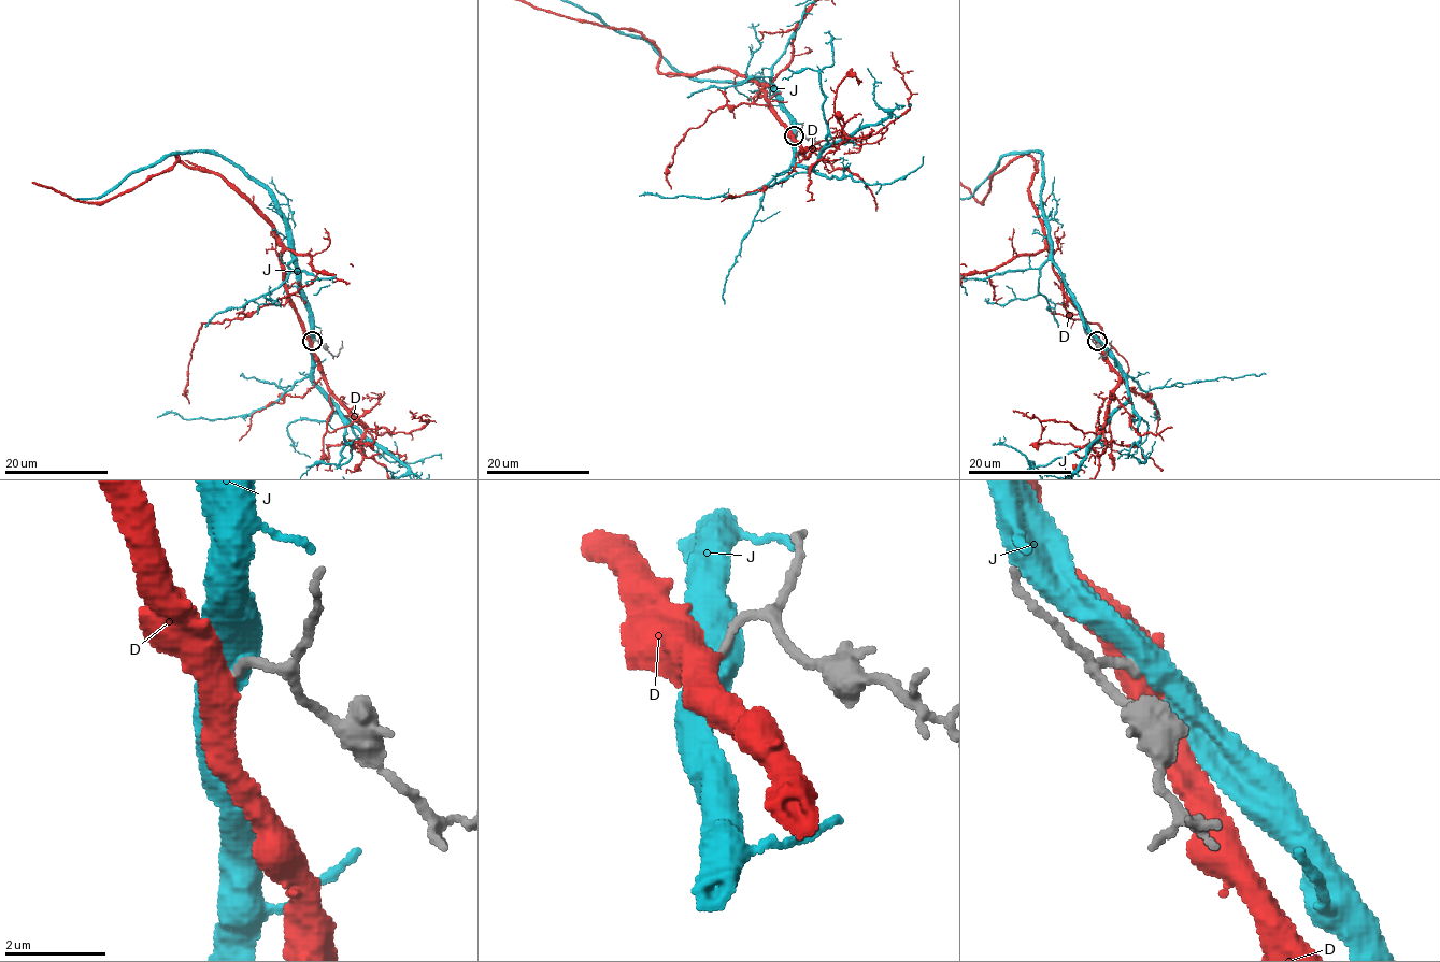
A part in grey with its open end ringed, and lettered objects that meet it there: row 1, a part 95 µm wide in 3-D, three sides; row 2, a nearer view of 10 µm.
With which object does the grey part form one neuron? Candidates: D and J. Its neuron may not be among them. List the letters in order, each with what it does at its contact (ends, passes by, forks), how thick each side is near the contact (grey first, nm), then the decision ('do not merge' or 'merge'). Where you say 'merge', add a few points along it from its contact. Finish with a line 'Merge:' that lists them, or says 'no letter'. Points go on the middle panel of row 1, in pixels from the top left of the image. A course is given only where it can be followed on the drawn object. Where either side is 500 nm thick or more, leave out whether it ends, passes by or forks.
D: calibres 170 and 550 nm; merge
J: calibres 190 and 600 nm; do not merge
Merge: D

